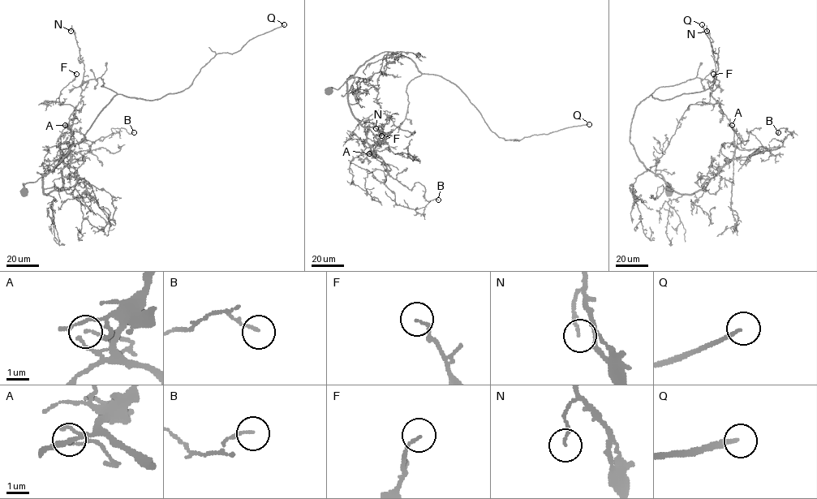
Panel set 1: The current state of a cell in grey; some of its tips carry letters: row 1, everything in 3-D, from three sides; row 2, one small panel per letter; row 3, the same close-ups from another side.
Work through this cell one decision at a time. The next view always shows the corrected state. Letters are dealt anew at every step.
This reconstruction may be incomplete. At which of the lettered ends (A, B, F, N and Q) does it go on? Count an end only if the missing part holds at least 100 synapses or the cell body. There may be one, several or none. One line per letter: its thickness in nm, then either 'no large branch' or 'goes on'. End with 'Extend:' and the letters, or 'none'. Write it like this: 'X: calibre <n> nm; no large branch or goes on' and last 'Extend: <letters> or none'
A: calibre 110 nm; no large branch
B: calibre 100 nm; no large branch
F: calibre 90 nm; no large branch
N: calibre 100 nm; no large branch
Q: calibre 150 nm; goes on
Extend: Q

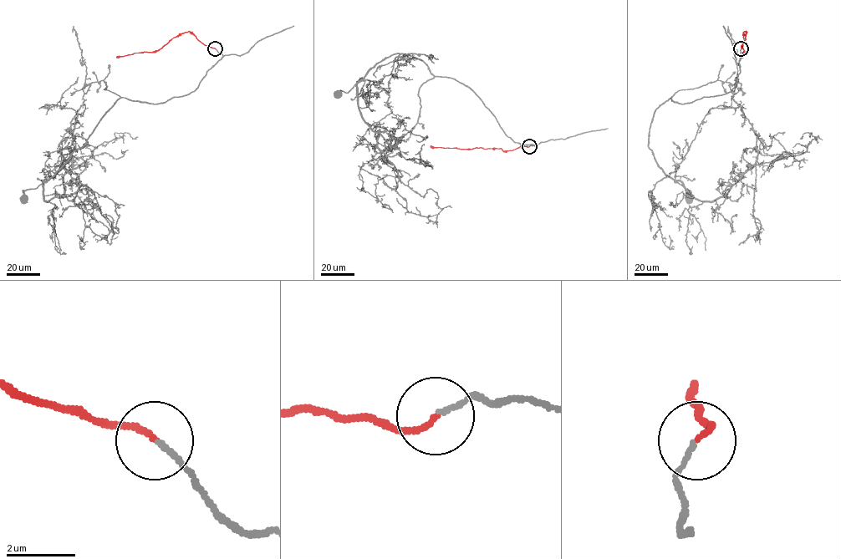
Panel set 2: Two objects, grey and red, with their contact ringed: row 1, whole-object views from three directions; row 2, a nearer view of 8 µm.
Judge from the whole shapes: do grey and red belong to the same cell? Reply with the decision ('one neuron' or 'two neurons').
one neuron

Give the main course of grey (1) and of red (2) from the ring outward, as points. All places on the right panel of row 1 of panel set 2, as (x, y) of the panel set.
1: (741, 48), (731, 91), (682, 104), (670, 98), (654, 114), (648, 146), (689, 197)
2: (741, 48), (746, 31), (743, 32), (742, 42), (744, 52), (741, 57)

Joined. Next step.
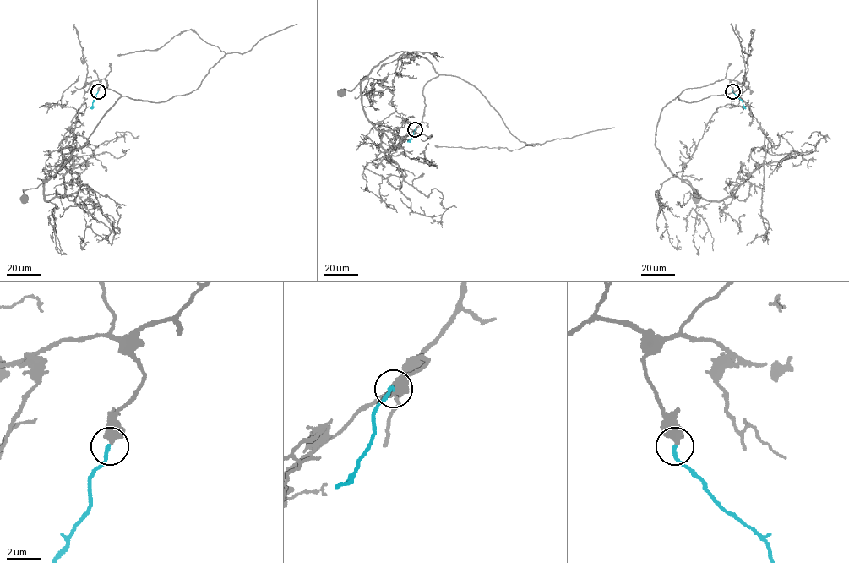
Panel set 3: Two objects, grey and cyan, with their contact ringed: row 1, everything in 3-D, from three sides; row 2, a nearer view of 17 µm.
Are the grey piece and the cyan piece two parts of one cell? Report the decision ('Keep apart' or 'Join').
Join

